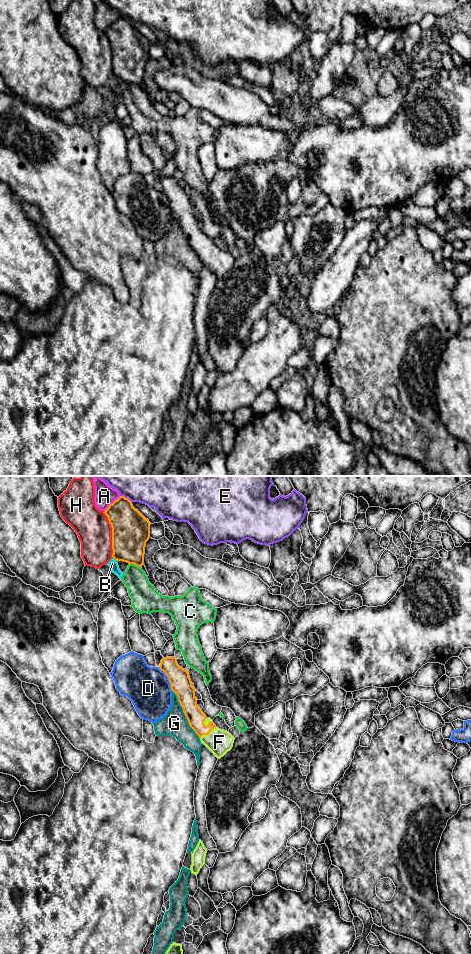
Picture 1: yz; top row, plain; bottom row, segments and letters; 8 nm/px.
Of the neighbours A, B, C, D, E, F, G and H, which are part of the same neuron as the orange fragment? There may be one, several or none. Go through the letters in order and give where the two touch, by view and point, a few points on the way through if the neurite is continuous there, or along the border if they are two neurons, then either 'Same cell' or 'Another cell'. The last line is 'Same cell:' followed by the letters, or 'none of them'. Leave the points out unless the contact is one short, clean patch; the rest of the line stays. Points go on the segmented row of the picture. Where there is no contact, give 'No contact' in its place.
A: Touches orange at yz (112, 503). Another cell
B: Touches orange at yz (114, 558). Another cell
C: Touches orange at yz (135, 564). Another cell
D: Touches orange at yz (168, 678). Another cell
E: Touches orange at yz (126, 498). Another cell
F: Touches orange at yz (208, 733). Path across: yz (195, 716), (208, 733), (219, 742). Same cell
G: Touches orange at yz (184, 713). Another cell
H: Touches orange at yz (112, 534). Boundary: yz (103, 511), (111, 527), (113, 557). Another cell
Same cell: F

